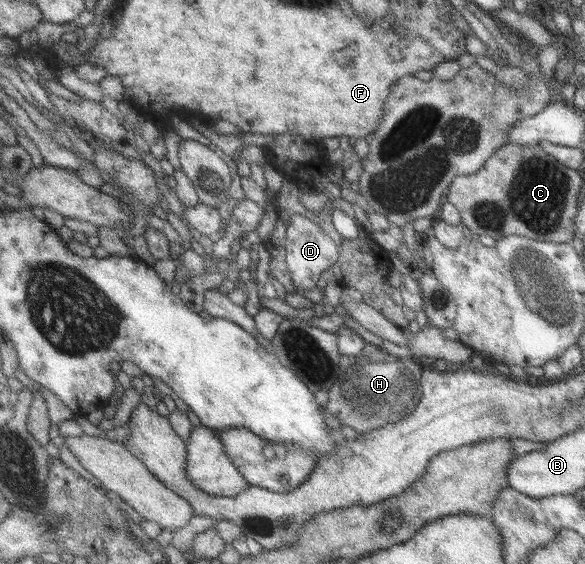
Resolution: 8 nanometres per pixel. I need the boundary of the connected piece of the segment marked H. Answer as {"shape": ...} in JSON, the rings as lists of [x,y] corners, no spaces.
{"shape":[[[366,344],[354,356],[340,356],[338,361],[339,381],[329,386],[325,411],[335,417],[340,425],[347,425],[357,433],[395,423],[410,411],[422,395],[420,374],[422,368],[418,361],[409,358],[396,358],[385,352],[382,346]]]}

